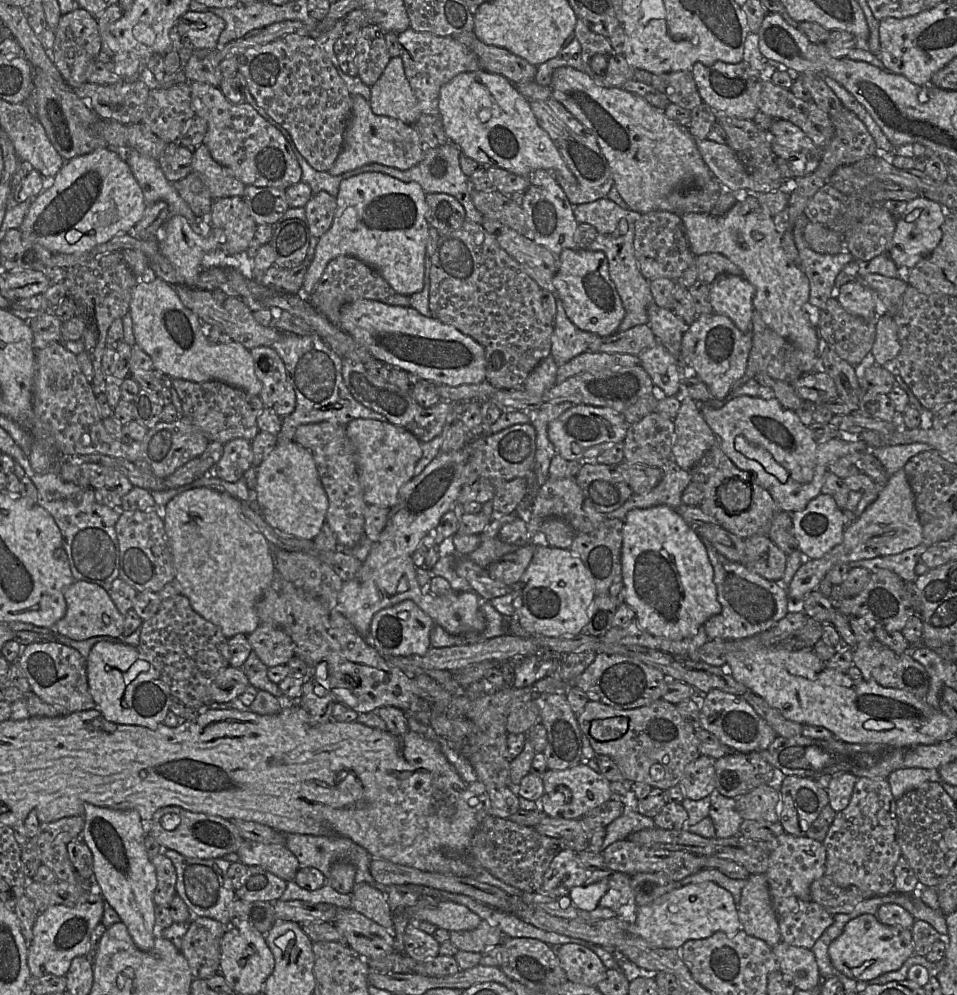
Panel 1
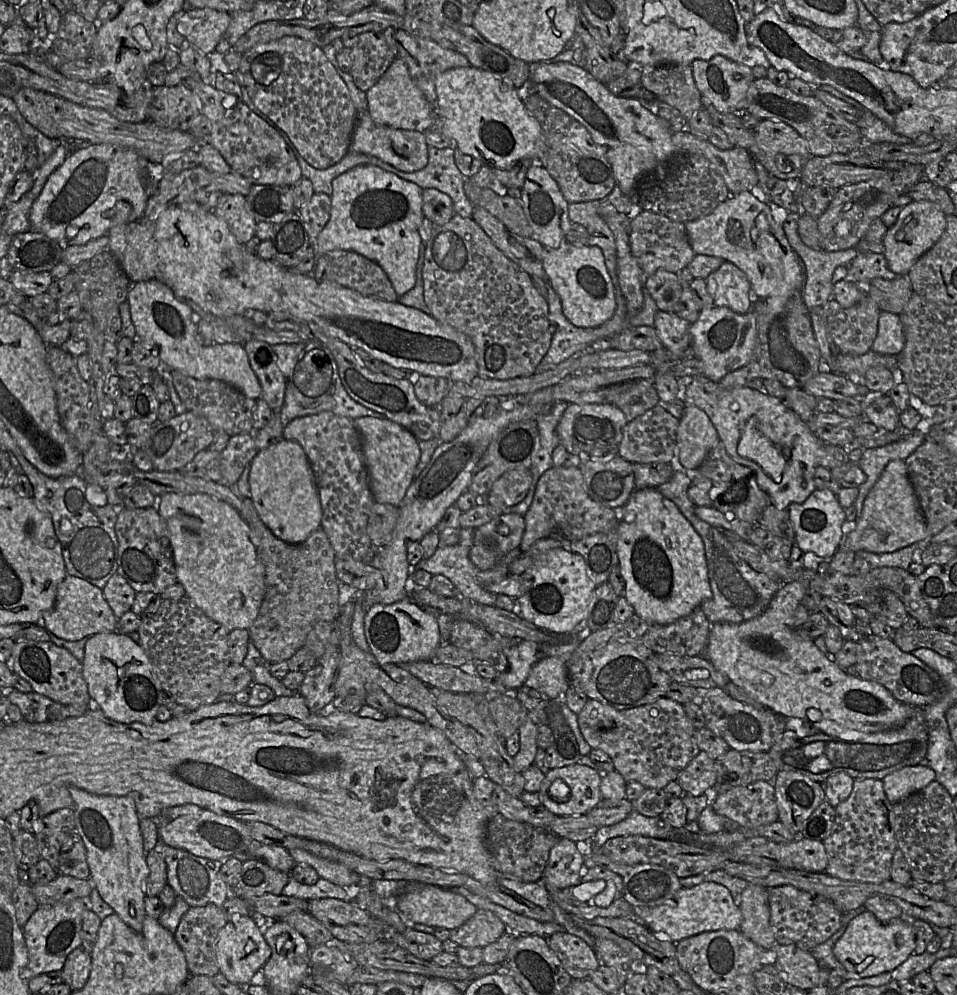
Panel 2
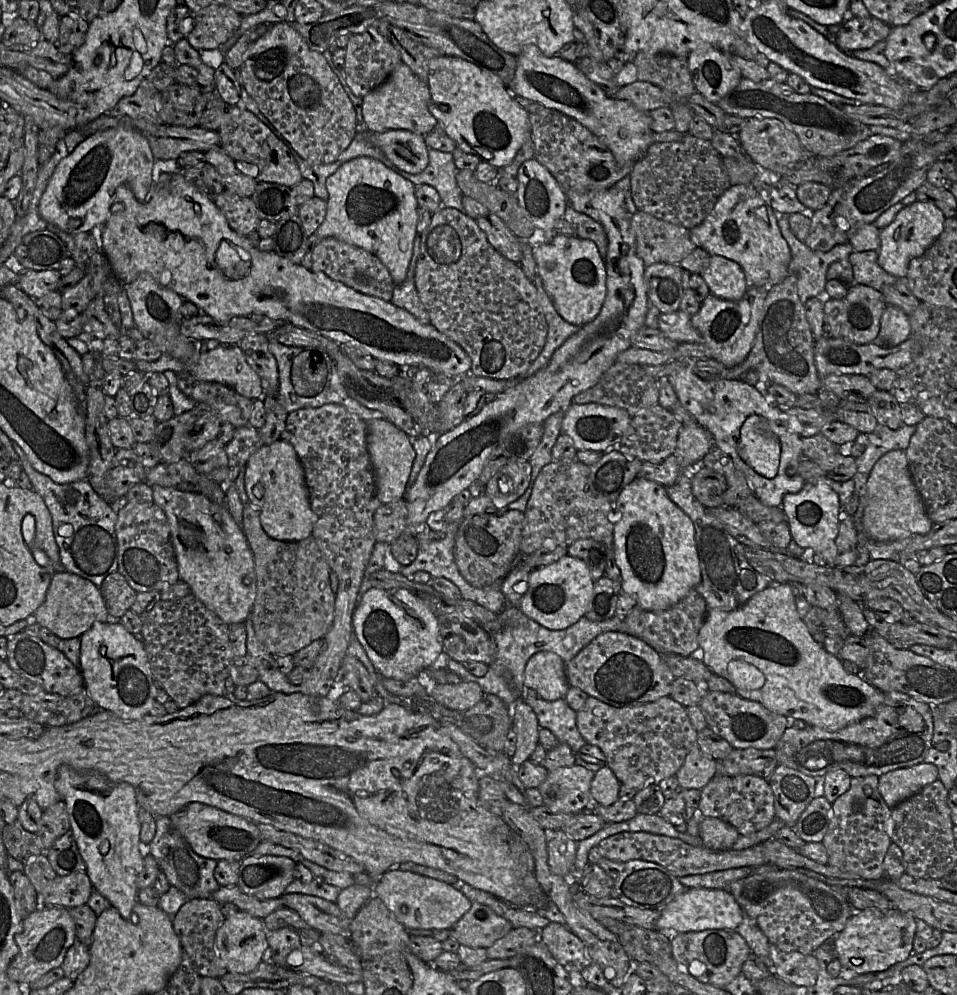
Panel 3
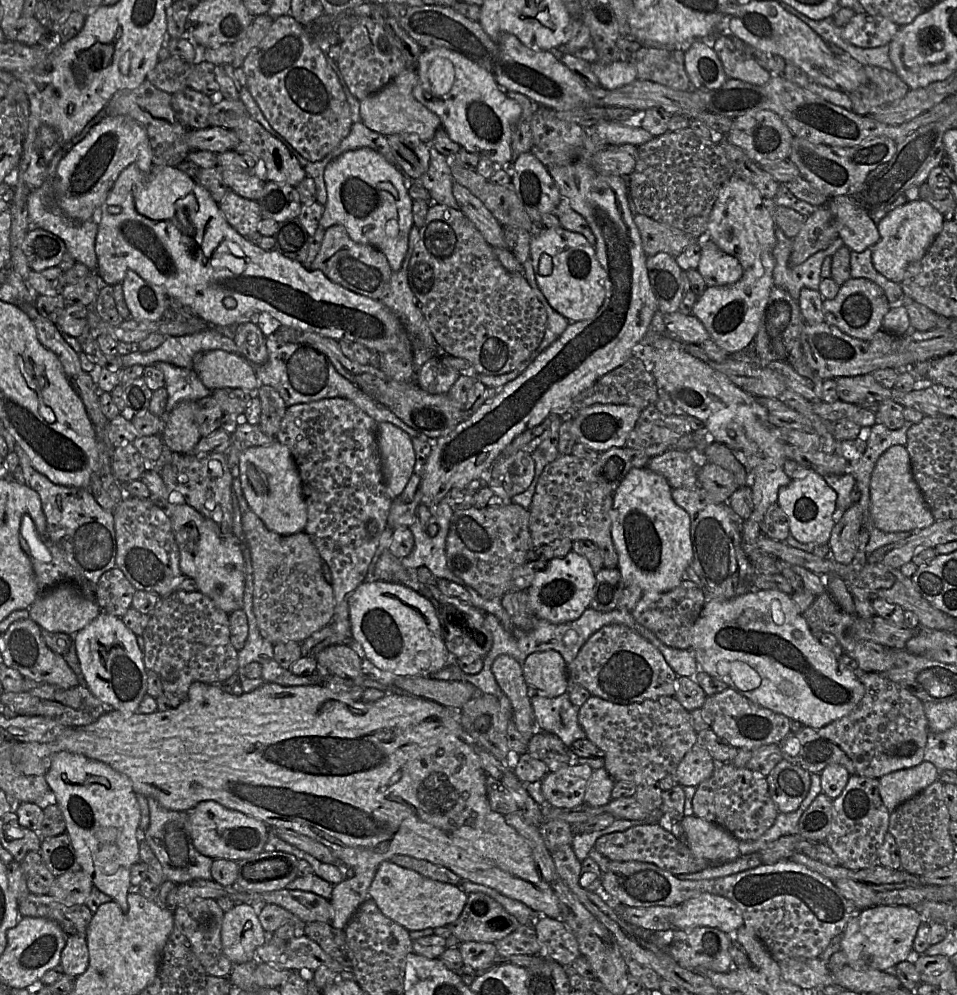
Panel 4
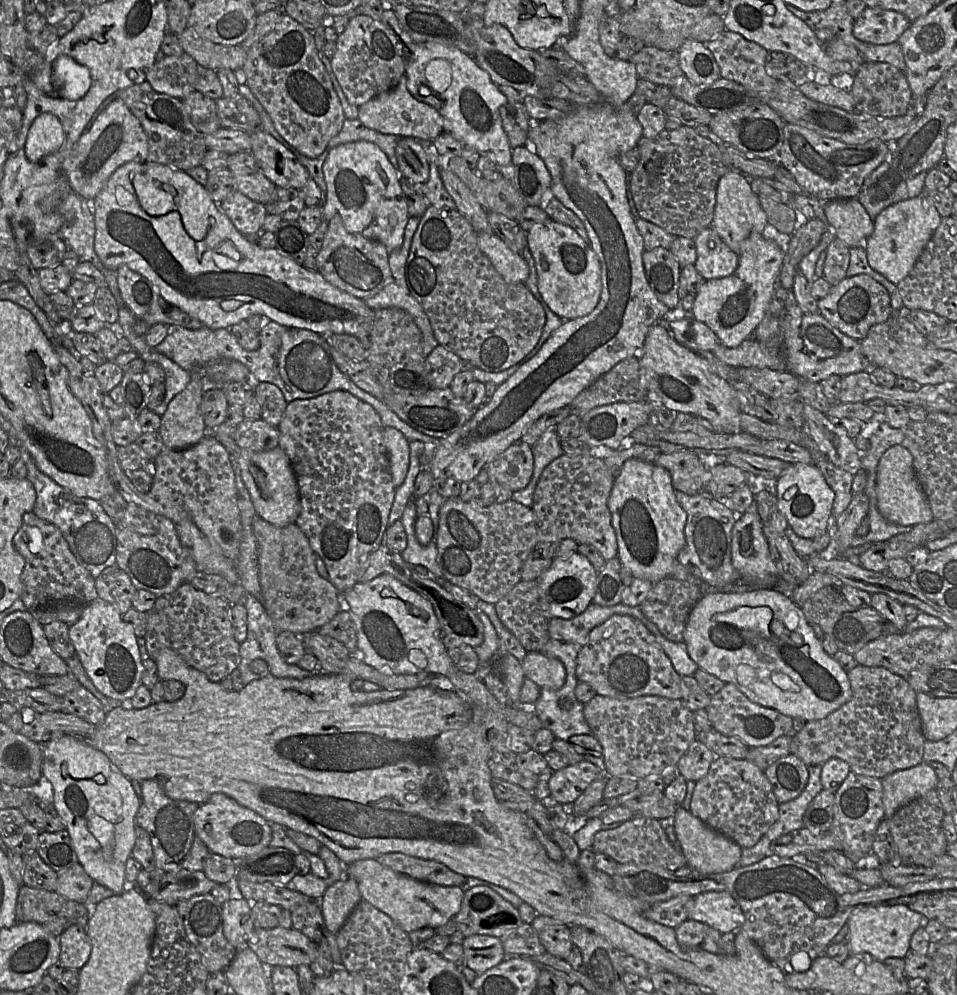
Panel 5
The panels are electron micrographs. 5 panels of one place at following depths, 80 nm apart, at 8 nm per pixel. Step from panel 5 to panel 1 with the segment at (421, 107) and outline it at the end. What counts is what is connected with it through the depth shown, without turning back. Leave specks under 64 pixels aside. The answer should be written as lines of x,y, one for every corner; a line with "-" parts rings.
392,57
379,80
371,87
369,100
376,115
414,125
422,115
418,99
406,77
401,57

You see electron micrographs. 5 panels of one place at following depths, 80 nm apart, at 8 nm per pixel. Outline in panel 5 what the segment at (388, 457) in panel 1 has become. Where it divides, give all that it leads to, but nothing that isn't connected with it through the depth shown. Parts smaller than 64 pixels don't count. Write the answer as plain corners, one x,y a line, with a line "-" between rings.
384,427
384,443
389,456
392,482
397,488
405,480
408,471
409,440
397,429

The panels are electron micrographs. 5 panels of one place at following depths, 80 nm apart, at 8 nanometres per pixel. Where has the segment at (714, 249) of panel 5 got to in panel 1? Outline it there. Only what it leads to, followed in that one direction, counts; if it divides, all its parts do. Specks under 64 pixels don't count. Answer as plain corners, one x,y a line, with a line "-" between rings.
721,274
709,285
713,311
730,318
744,333
752,333
755,288
743,276

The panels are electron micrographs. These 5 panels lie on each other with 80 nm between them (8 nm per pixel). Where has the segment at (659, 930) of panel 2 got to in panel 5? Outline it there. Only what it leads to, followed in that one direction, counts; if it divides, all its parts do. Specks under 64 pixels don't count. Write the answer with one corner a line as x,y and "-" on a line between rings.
710,891
694,896
688,919
707,924
722,934
742,929
745,922
739,904
725,891

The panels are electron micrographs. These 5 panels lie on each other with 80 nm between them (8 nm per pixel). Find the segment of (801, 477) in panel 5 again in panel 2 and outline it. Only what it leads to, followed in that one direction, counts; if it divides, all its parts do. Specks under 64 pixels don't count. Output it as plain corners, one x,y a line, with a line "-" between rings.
815,489
803,503
791,503
787,510
795,534
795,545
803,553
812,552
829,561
841,547
846,526
848,528
844,509
837,496
828,489

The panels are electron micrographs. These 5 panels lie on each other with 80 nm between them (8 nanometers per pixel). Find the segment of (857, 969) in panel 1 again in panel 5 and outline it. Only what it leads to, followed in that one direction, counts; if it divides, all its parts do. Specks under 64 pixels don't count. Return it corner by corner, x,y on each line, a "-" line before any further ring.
907,905
867,906
850,915
847,925
848,935
845,938
851,954
870,954
875,960
884,962
887,958
905,958
910,952
910,940
914,932
920,927
925,916
912,911

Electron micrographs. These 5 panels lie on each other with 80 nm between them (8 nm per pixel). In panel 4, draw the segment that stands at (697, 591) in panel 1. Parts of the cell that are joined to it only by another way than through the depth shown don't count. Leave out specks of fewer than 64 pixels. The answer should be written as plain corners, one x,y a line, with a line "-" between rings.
632,468
613,494
613,506
610,510
611,534
616,552
618,554
618,568
625,586
637,586
643,591
643,593
664,593
678,587
683,580
686,579
686,570
693,560
693,548
690,535
690,517
684,509
679,507
674,502
671,493
672,488
662,475
653,472
648,468

